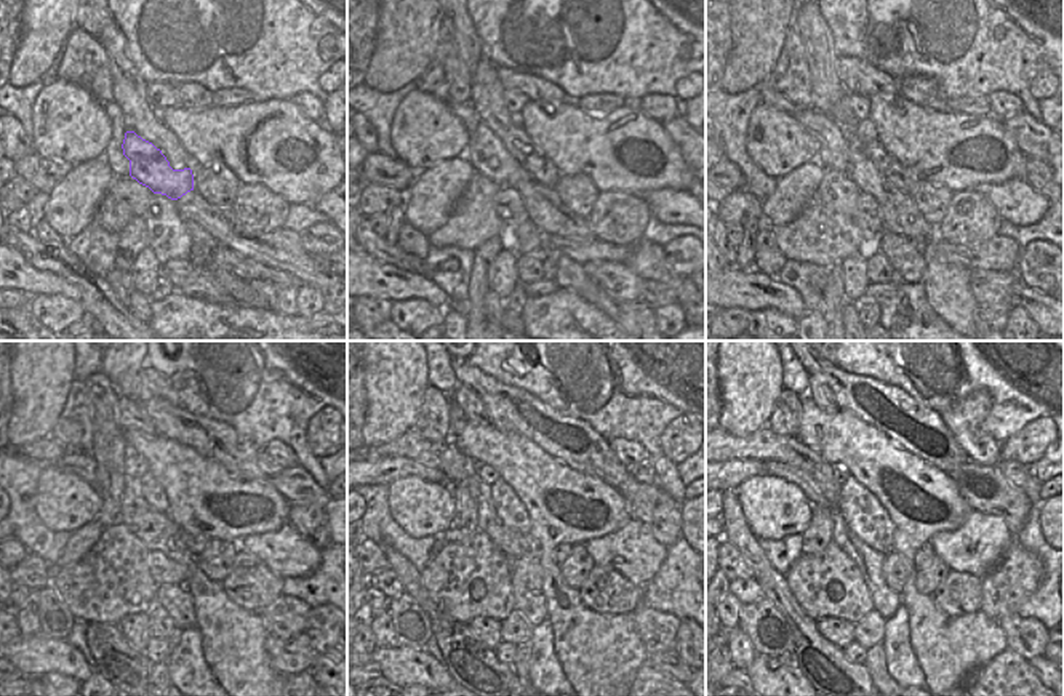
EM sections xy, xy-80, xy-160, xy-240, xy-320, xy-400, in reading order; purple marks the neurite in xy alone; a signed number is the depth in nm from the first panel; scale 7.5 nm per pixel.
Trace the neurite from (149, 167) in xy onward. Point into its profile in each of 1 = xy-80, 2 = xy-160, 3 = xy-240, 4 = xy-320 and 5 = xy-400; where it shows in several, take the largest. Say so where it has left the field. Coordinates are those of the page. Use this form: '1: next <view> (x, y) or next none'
1: next xy-80 (485, 152)
2: next xy-160 (834, 141)
3: next xy-240 (82, 466)
4: next xy-320 (386, 469)
5: next xy-400 (738, 471)

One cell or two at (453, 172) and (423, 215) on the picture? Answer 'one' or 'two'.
one

